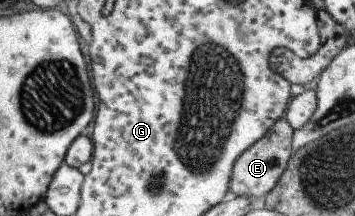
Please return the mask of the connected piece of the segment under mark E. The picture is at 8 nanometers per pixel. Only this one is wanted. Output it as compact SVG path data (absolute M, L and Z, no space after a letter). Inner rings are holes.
M279 118L261 139L255 141L237 157L231 168L228 190L233 195L245 195L245 197L261 197L269 193L292 154L291 137L291 126L285 119Z

